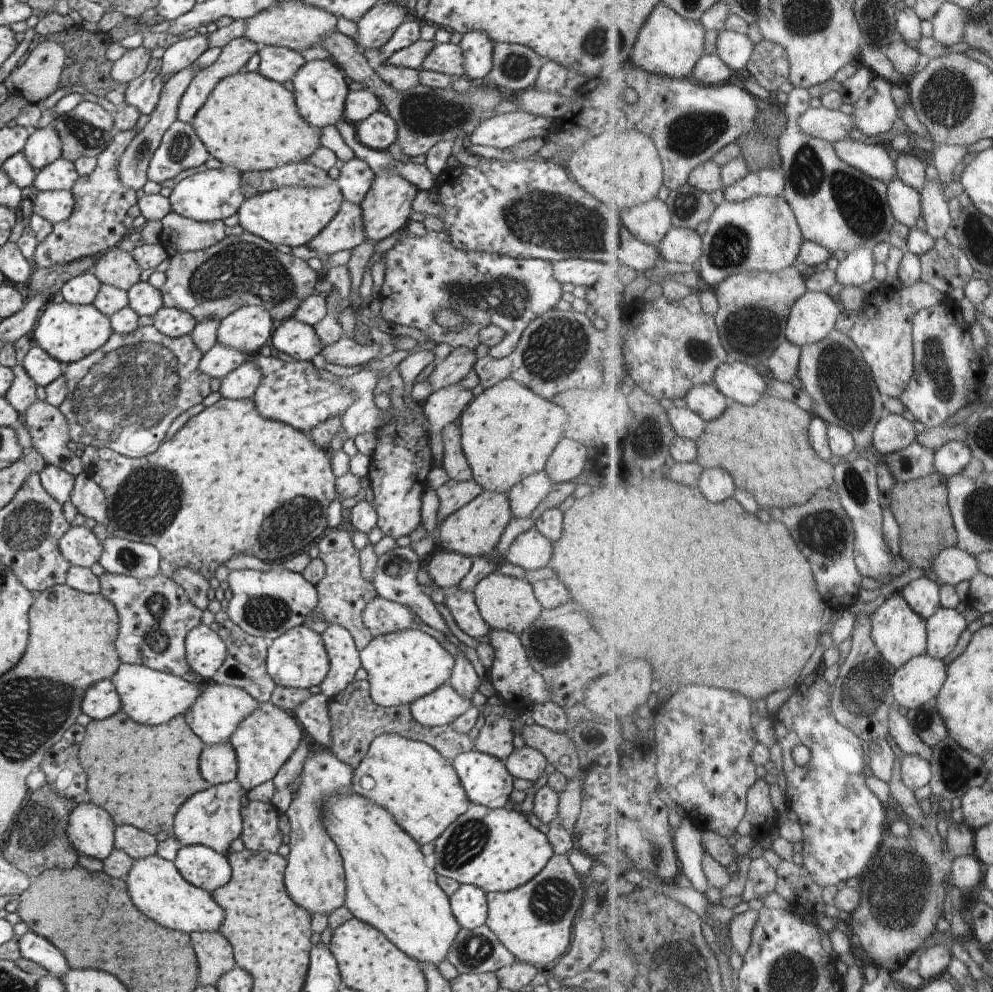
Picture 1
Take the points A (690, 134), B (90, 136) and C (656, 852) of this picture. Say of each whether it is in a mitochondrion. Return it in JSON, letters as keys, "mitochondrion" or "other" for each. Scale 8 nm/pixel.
{"A":"mitochondrion","B":"mitochondrion","C":"mitochondrion"}

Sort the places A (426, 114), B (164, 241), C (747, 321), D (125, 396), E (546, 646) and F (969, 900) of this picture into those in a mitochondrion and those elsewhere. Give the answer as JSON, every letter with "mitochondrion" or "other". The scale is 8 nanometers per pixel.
{"A":"mitochondrion","B":"other","C":"mitochondrion","D":"mitochondrion","E":"mitochondrion","F":"other"}

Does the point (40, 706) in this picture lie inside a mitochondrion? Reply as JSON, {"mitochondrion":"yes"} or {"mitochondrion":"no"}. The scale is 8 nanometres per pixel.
{"mitochondrion":"yes"}

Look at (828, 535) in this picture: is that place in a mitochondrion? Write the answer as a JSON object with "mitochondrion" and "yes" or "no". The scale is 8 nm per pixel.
{"mitochondrion":"yes"}

